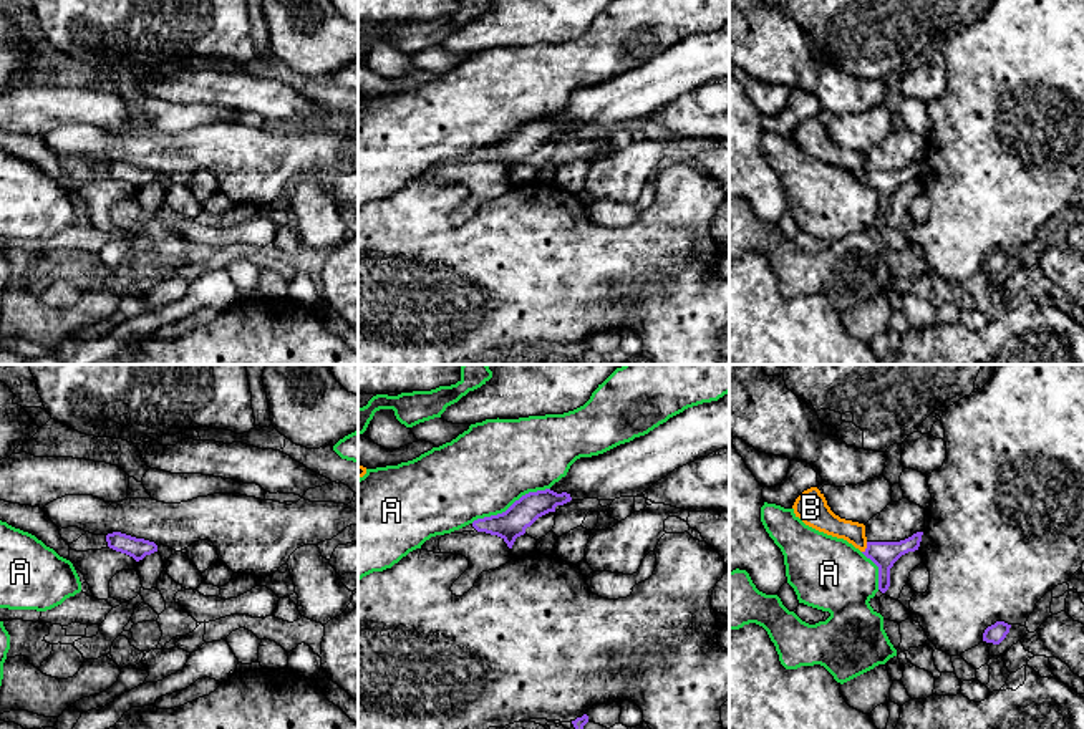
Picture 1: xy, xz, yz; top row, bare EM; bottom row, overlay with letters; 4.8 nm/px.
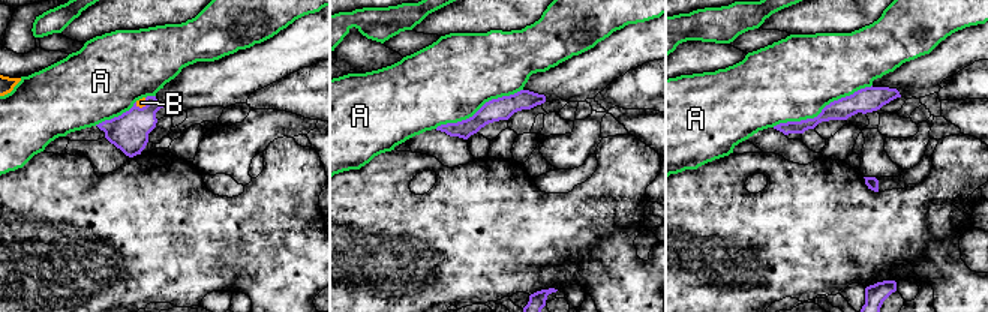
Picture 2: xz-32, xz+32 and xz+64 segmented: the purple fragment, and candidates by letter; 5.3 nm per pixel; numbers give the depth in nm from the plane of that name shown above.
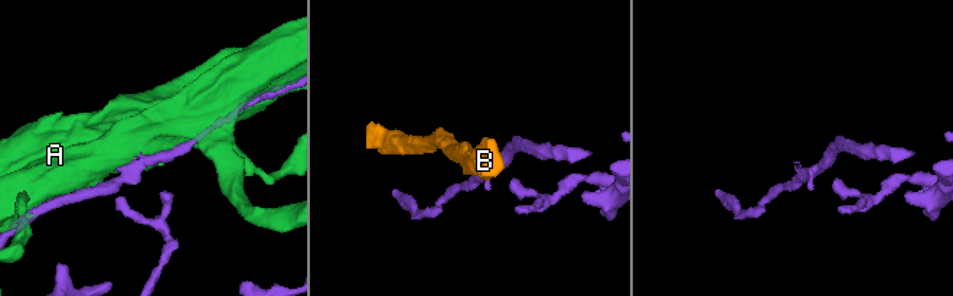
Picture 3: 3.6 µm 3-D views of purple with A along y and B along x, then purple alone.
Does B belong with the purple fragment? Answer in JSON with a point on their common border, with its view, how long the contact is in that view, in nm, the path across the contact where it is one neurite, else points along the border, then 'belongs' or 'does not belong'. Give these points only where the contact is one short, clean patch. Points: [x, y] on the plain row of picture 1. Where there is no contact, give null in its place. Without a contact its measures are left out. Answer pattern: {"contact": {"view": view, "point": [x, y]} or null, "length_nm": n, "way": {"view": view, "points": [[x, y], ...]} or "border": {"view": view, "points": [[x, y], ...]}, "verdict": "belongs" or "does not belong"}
{"contact": {"view": "yz", "point": [867, 176]}, "length_nm": 60, "border": {"view": "yz", "points": [[867, 171], [862, 181]]}, "verdict": "does not belong"}

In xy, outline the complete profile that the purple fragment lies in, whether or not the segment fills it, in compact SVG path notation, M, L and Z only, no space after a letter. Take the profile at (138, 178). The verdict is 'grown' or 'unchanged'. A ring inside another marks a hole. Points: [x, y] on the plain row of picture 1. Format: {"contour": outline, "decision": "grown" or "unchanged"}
{"contour": "M113 161L106 164L108 176L133 186L136 191L143 189L146 184L157 181L154 171L136 167L121 161Z", "decision": "unchanged"}

